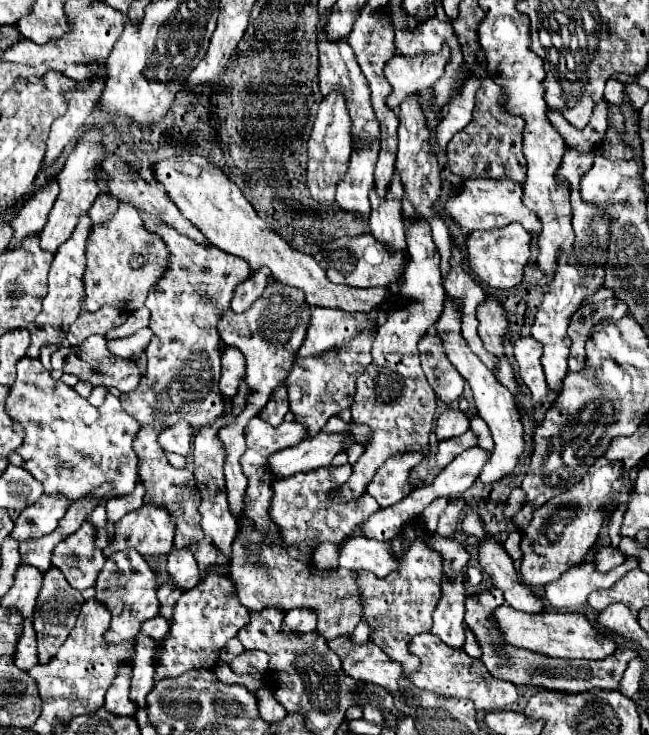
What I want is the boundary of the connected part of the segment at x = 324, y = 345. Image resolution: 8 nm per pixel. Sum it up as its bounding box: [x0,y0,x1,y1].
[297,309,385,357]

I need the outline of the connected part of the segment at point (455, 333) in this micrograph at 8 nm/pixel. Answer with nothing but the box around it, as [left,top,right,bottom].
[437,299,525,483]

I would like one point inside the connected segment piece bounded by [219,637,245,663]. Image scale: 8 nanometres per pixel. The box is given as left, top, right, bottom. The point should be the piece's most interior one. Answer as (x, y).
(233, 648)

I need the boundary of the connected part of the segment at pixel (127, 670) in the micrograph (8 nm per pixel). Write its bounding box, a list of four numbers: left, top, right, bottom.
[105,667,137,717]

